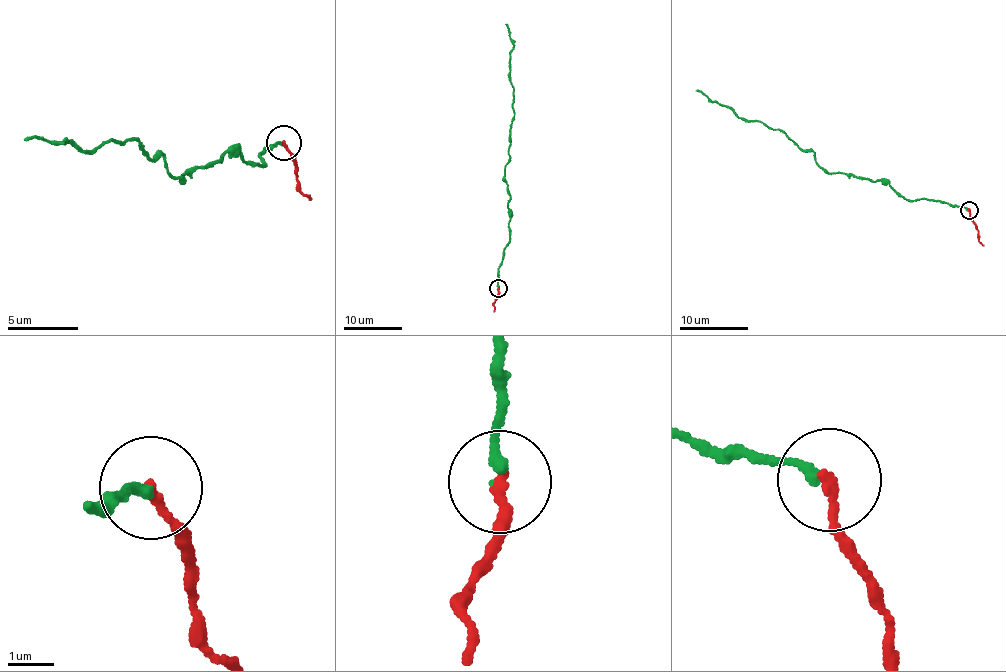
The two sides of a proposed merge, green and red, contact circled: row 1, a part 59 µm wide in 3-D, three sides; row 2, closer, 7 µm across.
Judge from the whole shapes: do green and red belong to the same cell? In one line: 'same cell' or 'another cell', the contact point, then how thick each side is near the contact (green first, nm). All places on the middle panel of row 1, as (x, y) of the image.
another cell; at (498, 288); 200 nm thick on the green side, 200 nm on the other

